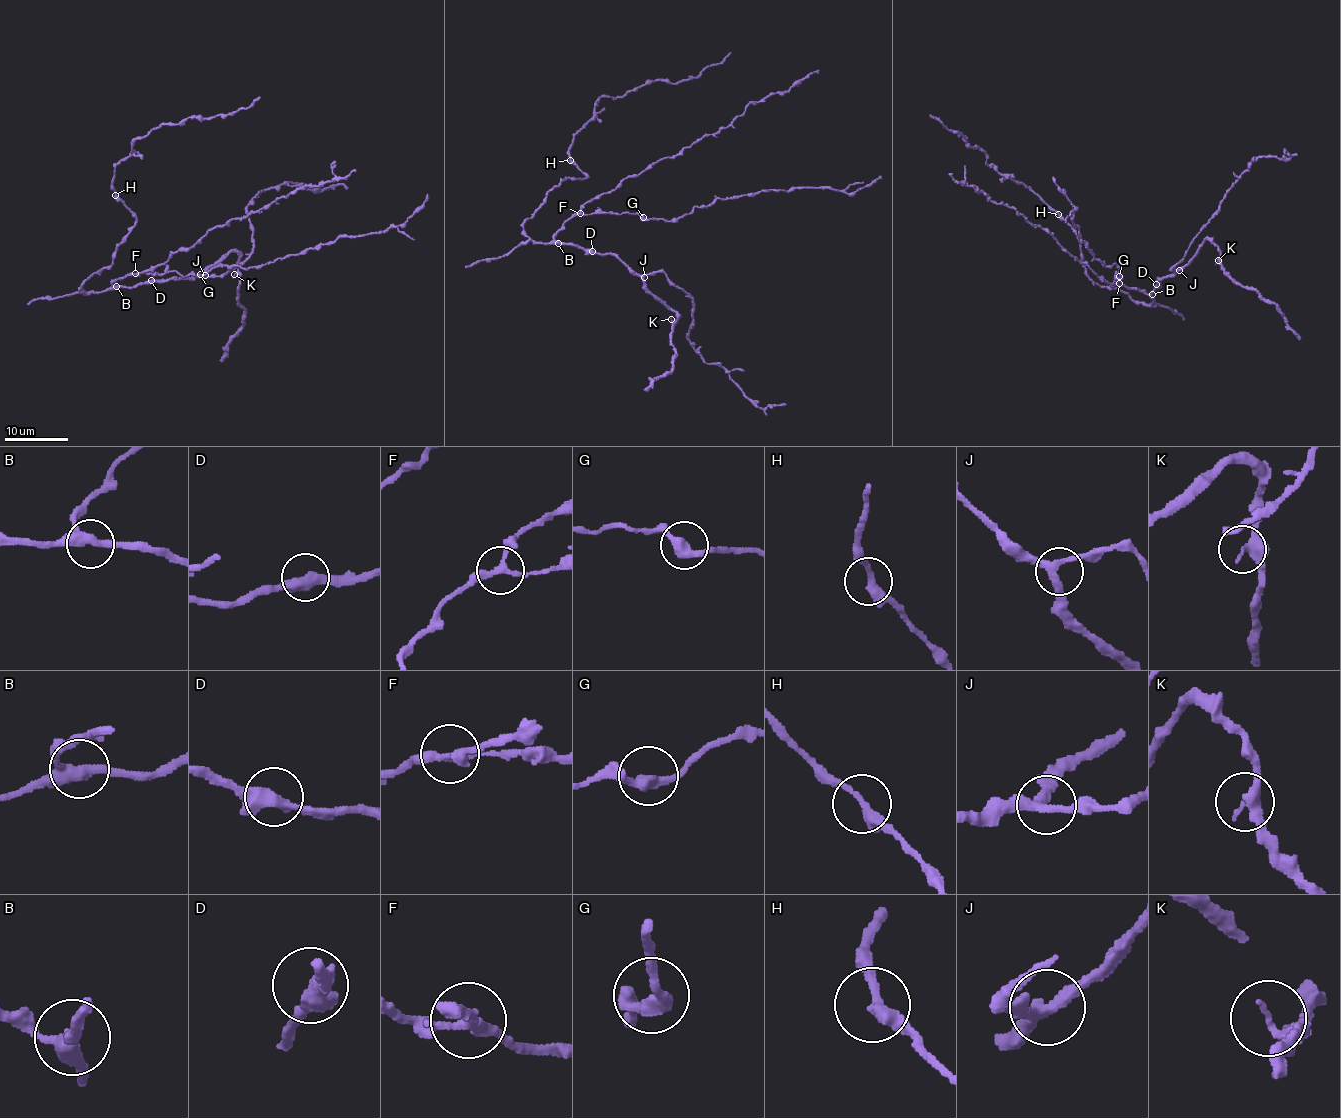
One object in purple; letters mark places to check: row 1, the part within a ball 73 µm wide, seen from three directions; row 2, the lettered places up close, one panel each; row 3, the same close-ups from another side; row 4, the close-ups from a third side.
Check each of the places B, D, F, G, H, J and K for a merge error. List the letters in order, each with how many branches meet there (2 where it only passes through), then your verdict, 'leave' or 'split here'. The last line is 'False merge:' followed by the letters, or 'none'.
B: branches 3; leave
D: branches 3; leave
F: branches 3; leave
G: branches 2; leave
H: branches 2; leave
J: branches 3; leave
K: branches 3; leave
False merge: none

